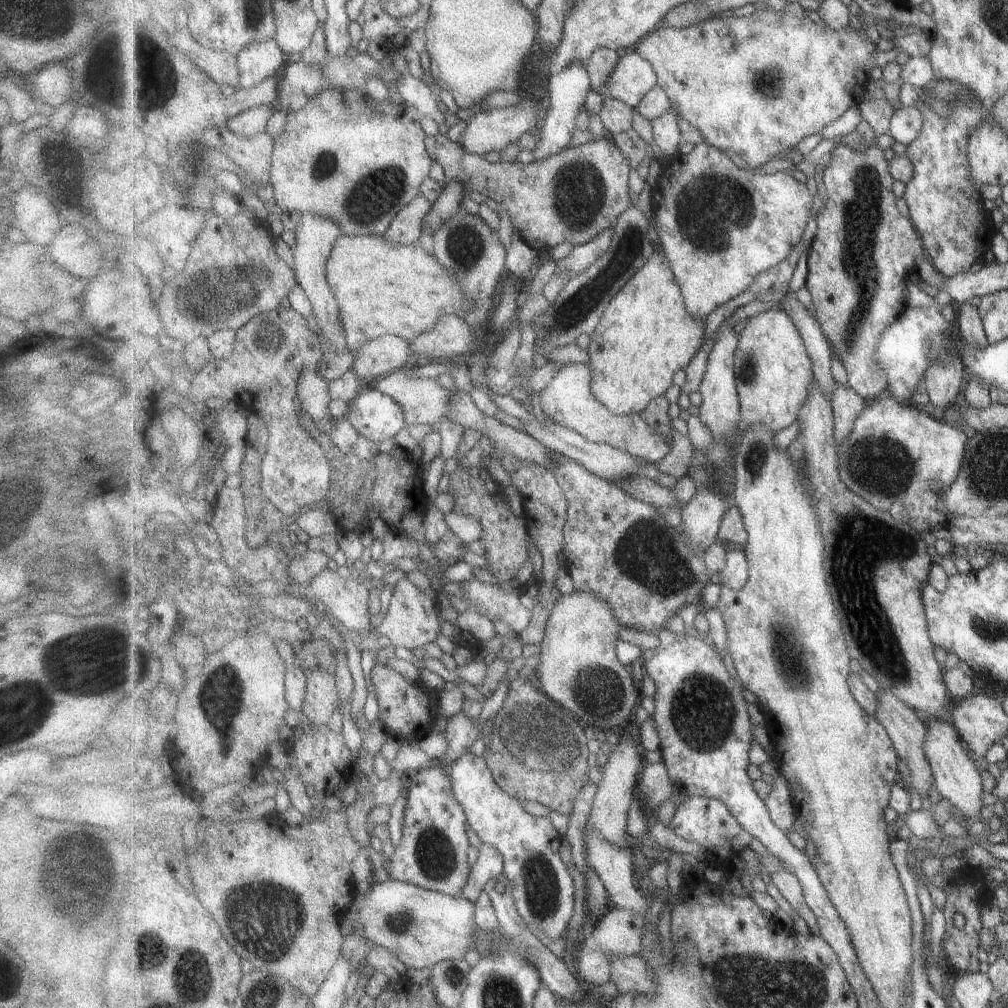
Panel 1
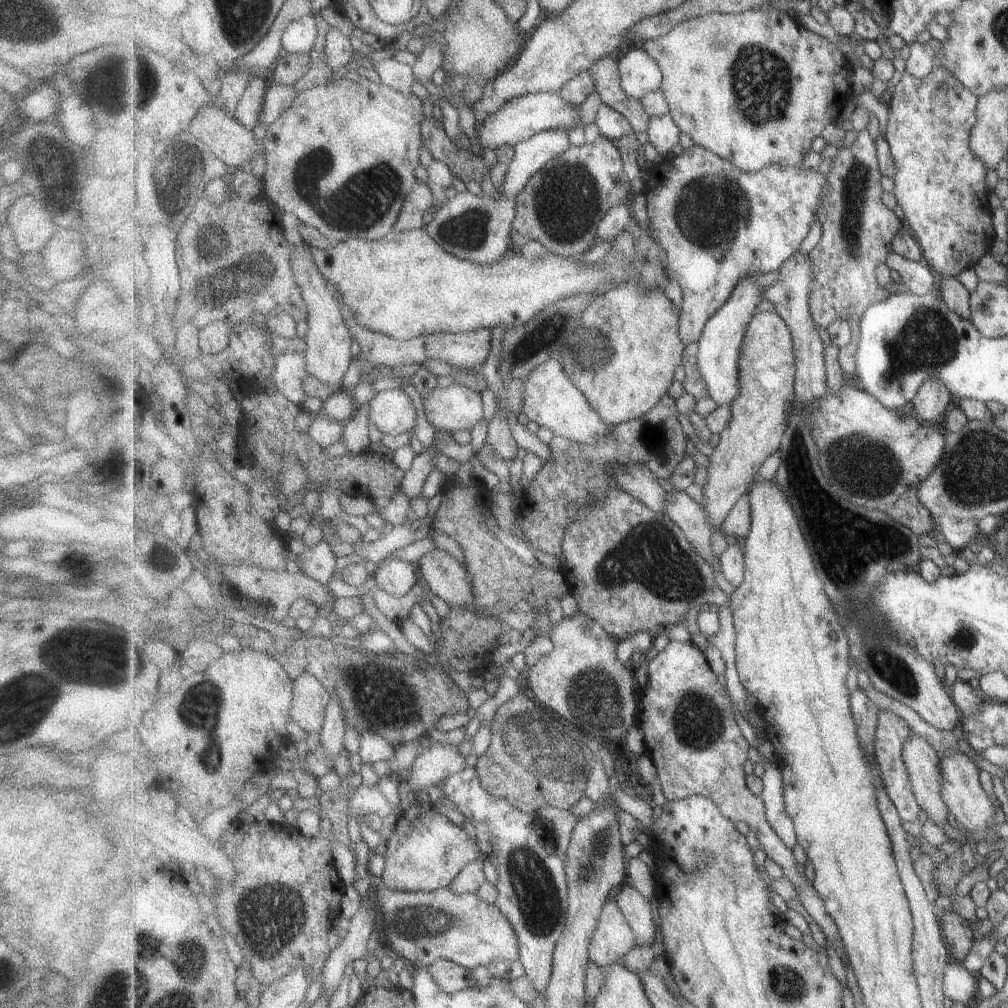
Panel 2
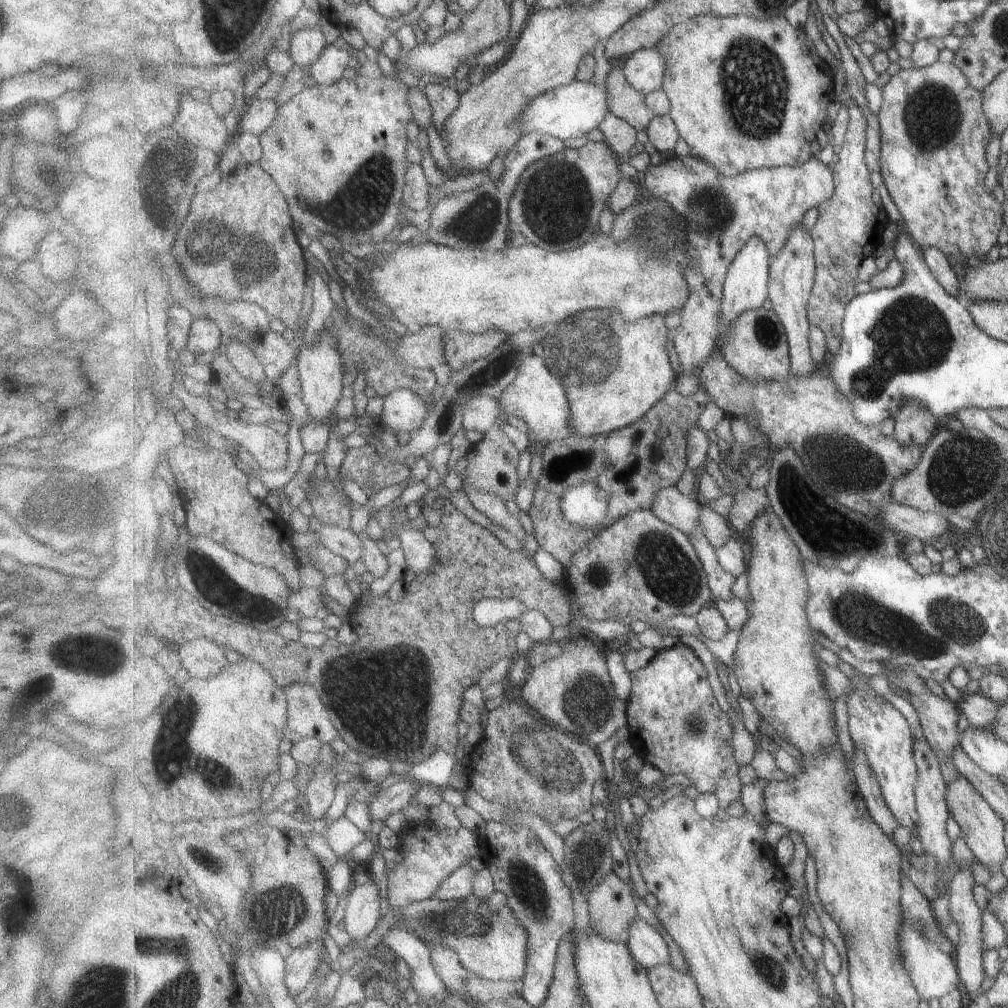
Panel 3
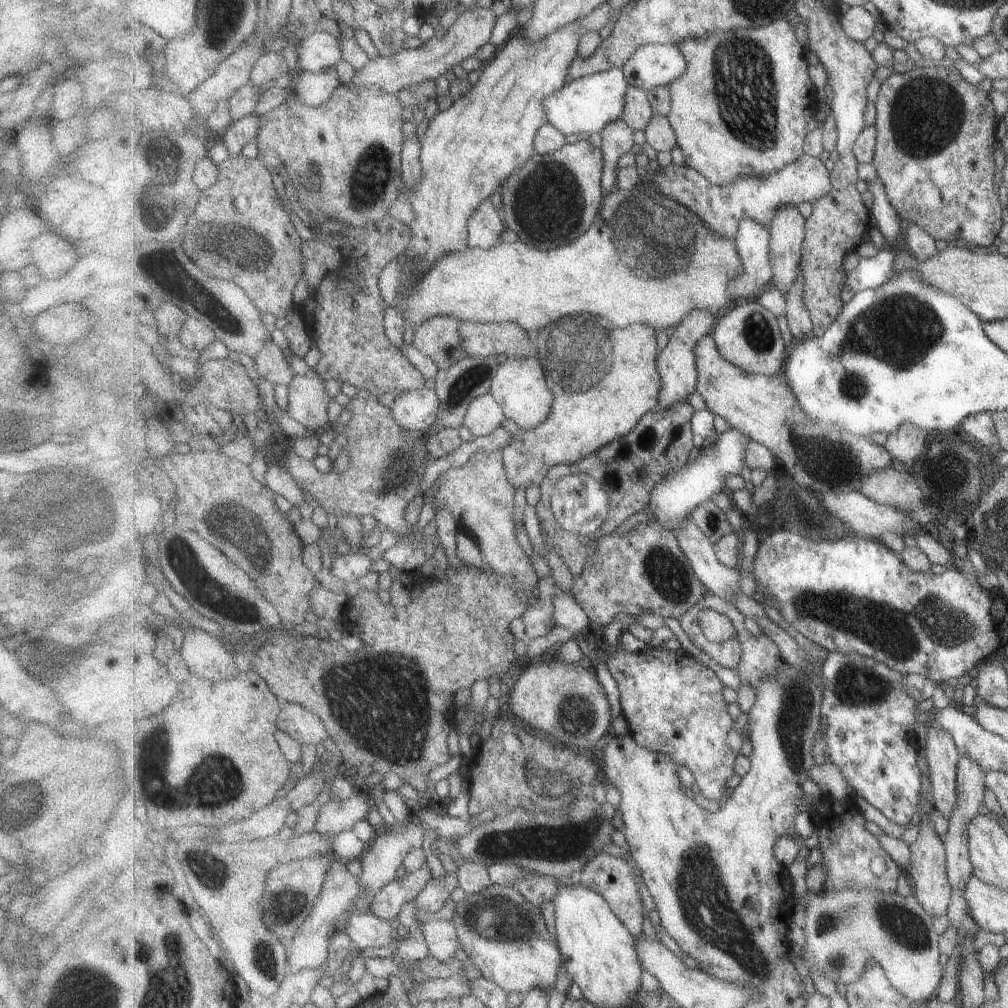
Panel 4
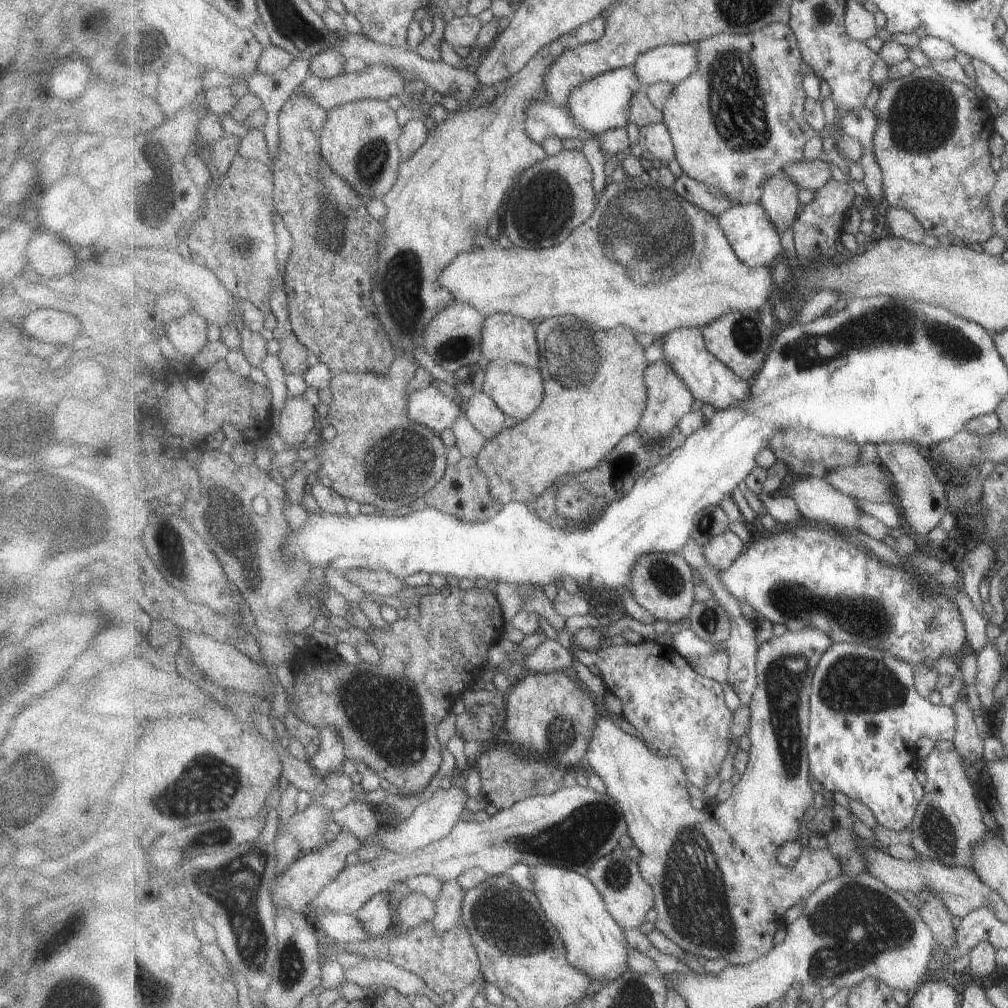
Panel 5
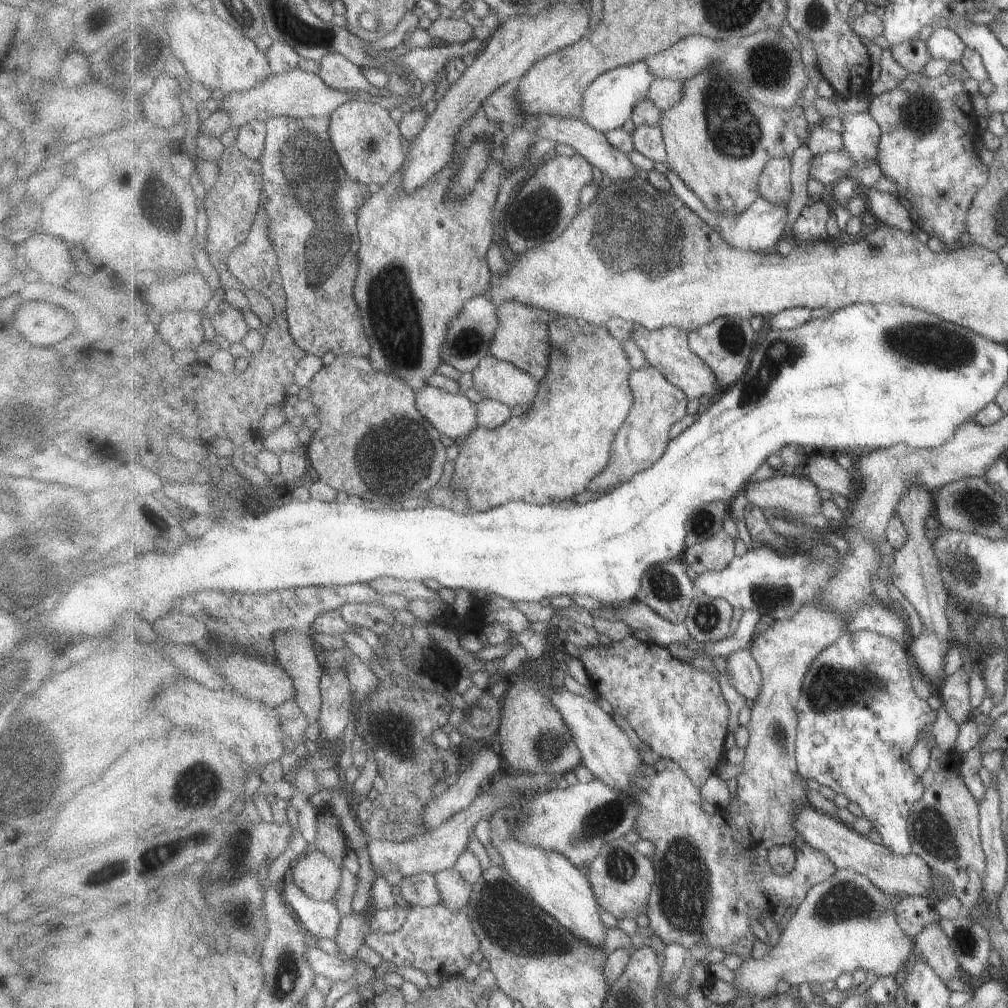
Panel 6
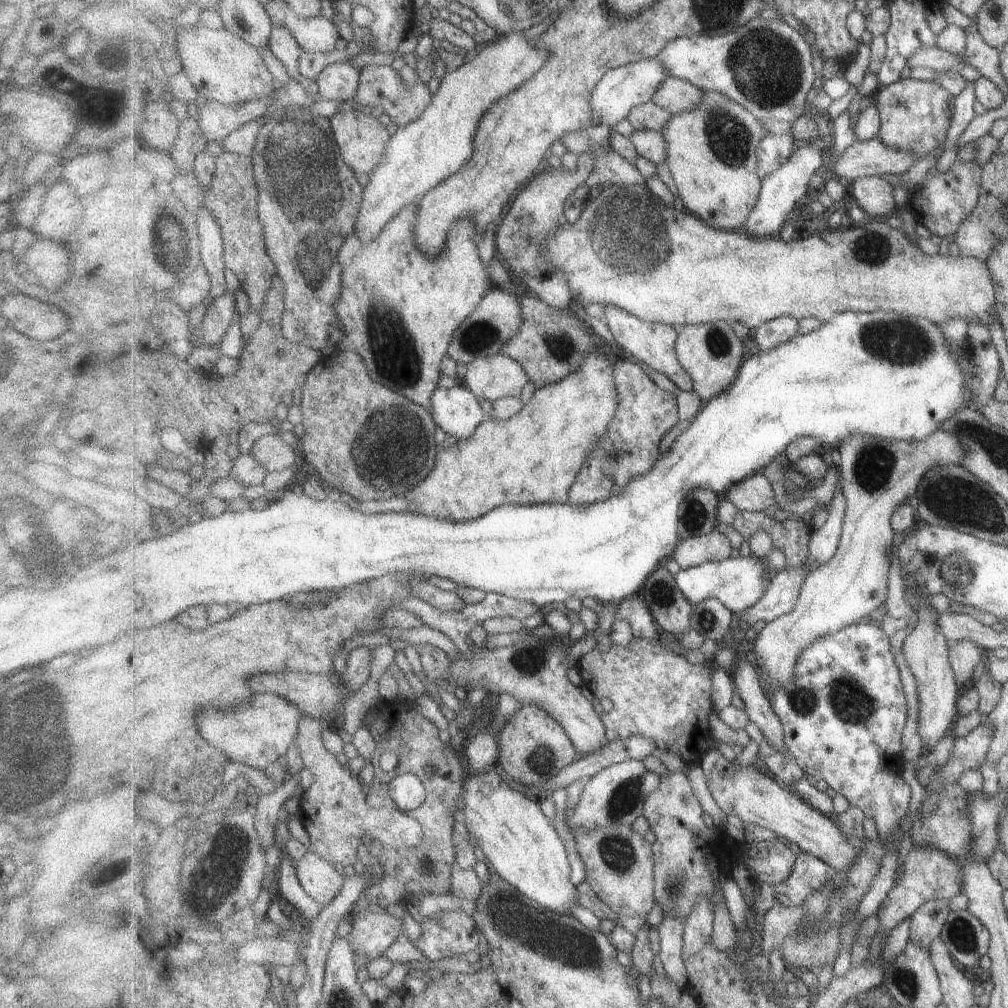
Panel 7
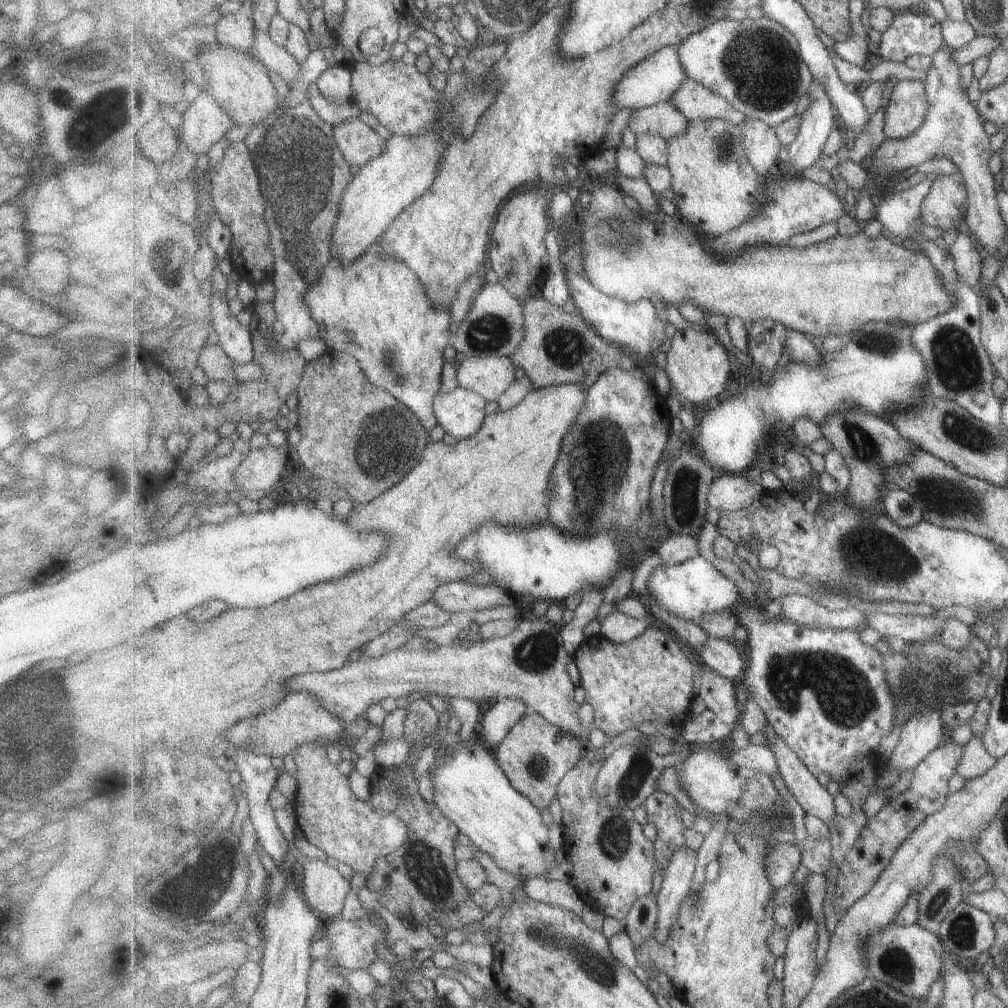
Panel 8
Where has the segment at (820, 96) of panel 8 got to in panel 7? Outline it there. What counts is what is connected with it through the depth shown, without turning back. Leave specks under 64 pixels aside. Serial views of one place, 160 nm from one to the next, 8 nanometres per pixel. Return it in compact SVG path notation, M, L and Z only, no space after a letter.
M798 142L791 158L773 174L762 180L762 189L756 208L752 210L741 231L753 237L778 236L780 230L784 228L787 218L791 216L791 212L797 210L801 198L805 198L805 194L812 193L809 180L817 172L817 168L821 168L821 165L824 164L823 152L819 143L802 144Z

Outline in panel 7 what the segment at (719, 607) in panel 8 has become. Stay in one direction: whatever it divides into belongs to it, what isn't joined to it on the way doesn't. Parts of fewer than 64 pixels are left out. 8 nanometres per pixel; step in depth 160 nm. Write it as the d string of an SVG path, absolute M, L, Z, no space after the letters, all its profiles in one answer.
M750 554L747 557L729 557L722 561L704 562L688 569L681 568L674 577L678 587L693 606L708 598L717 598L737 614L745 612L765 596L770 578L776 574L770 567L766 560Z

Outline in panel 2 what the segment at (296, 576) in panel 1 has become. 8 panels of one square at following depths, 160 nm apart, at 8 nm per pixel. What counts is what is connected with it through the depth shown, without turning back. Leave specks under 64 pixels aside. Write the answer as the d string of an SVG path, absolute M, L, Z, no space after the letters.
M323 537L317 545L306 548L299 555L299 569L320 583L329 582L337 572L337 555Z

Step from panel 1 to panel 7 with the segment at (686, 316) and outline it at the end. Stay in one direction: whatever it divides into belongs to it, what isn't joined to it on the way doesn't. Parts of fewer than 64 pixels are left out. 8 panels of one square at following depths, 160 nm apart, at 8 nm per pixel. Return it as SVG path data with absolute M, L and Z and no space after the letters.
M589 353L583 362L583 366L560 381L554 382L535 390L533 396L528 403L524 404L514 417L507 420L497 420L487 417L469 438L458 439L450 448L443 448L439 446L439 452L436 456L435 470L429 474L429 478L425 478L425 482L421 482L419 486L415 486L413 490L409 490L405 496L407 500L411 500L411 508L409 512L419 512L419 514L427 514L427 516L435 516L435 518L447 518L447 520L473 520L479 516L485 516L491 510L496 509L503 504L557 504L567 503L570 497L570 490L576 484L577 477L584 469L584 464L588 461L589 455L594 451L598 442L608 433L609 425L616 418L618 404L620 398L618 397L617 385L614 379L614 368L616 359L609 358L603 353Z

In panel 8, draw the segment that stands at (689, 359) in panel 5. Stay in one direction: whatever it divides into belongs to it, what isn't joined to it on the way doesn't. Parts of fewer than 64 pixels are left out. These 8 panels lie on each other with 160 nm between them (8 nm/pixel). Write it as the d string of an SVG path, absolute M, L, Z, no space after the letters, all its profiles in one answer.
M576 242L568 243L561 246L561 261L566 266L564 274L567 281L570 297L573 298L576 312L581 316L603 337L620 347L623 347L639 358L652 360L663 344L665 338L665 322L657 316L657 310L649 299L641 299L636 303L628 303L621 299L613 298L603 291L597 290L596 286L588 280L584 269L584 250Z

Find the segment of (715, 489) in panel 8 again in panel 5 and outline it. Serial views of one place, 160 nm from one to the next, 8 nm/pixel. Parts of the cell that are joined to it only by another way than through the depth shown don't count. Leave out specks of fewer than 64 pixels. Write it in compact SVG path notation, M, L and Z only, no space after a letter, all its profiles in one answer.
M799 476L785 488L786 496L795 499L803 516L827 524L840 526L849 531L859 530L859 516L863 509L858 499L837 490L829 481L817 477Z

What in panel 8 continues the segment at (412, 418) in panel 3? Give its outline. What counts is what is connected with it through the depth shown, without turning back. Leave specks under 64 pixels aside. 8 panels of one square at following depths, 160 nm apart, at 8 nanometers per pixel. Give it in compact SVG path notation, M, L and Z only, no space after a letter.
M457 387L451 392L436 394L434 409L440 426L455 439L472 437L484 425L487 401L476 392Z

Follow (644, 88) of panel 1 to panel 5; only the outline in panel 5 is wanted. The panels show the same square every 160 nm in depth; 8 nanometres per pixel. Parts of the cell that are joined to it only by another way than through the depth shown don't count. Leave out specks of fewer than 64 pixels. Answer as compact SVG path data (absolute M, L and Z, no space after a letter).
M697 41L693 44L661 45L641 54L632 67L645 88L663 81L678 85L699 69L699 50Z

